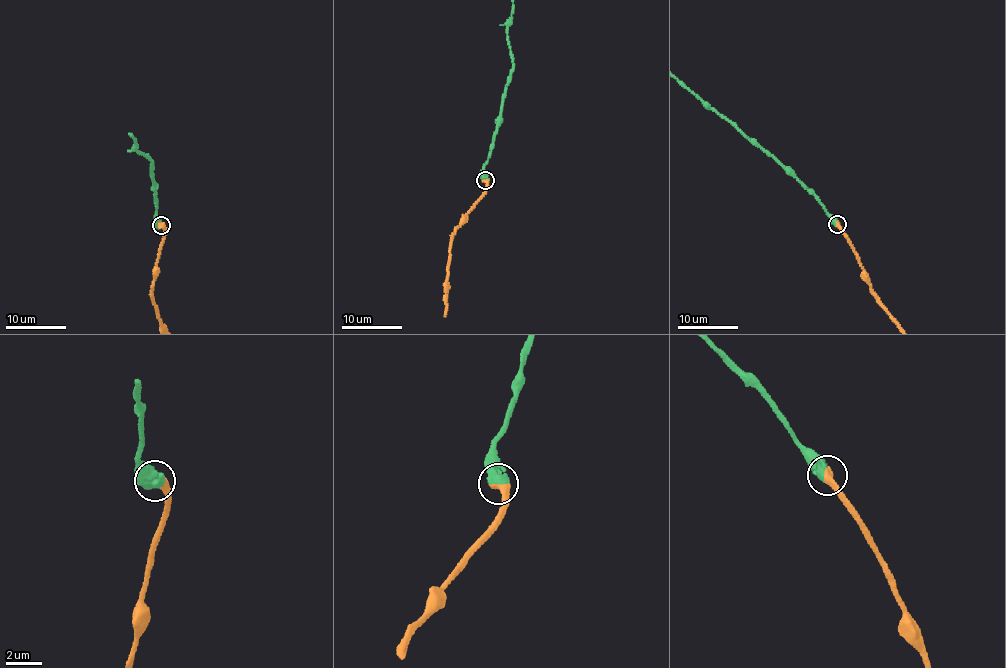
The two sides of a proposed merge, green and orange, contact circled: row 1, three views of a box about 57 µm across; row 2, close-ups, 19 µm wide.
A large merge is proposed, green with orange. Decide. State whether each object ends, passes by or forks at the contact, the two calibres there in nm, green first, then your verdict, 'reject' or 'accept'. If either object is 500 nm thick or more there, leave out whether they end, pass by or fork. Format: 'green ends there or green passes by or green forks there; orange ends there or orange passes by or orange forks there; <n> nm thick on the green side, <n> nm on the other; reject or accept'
700 nm thick on the green side, 550 nm on the other; accept

